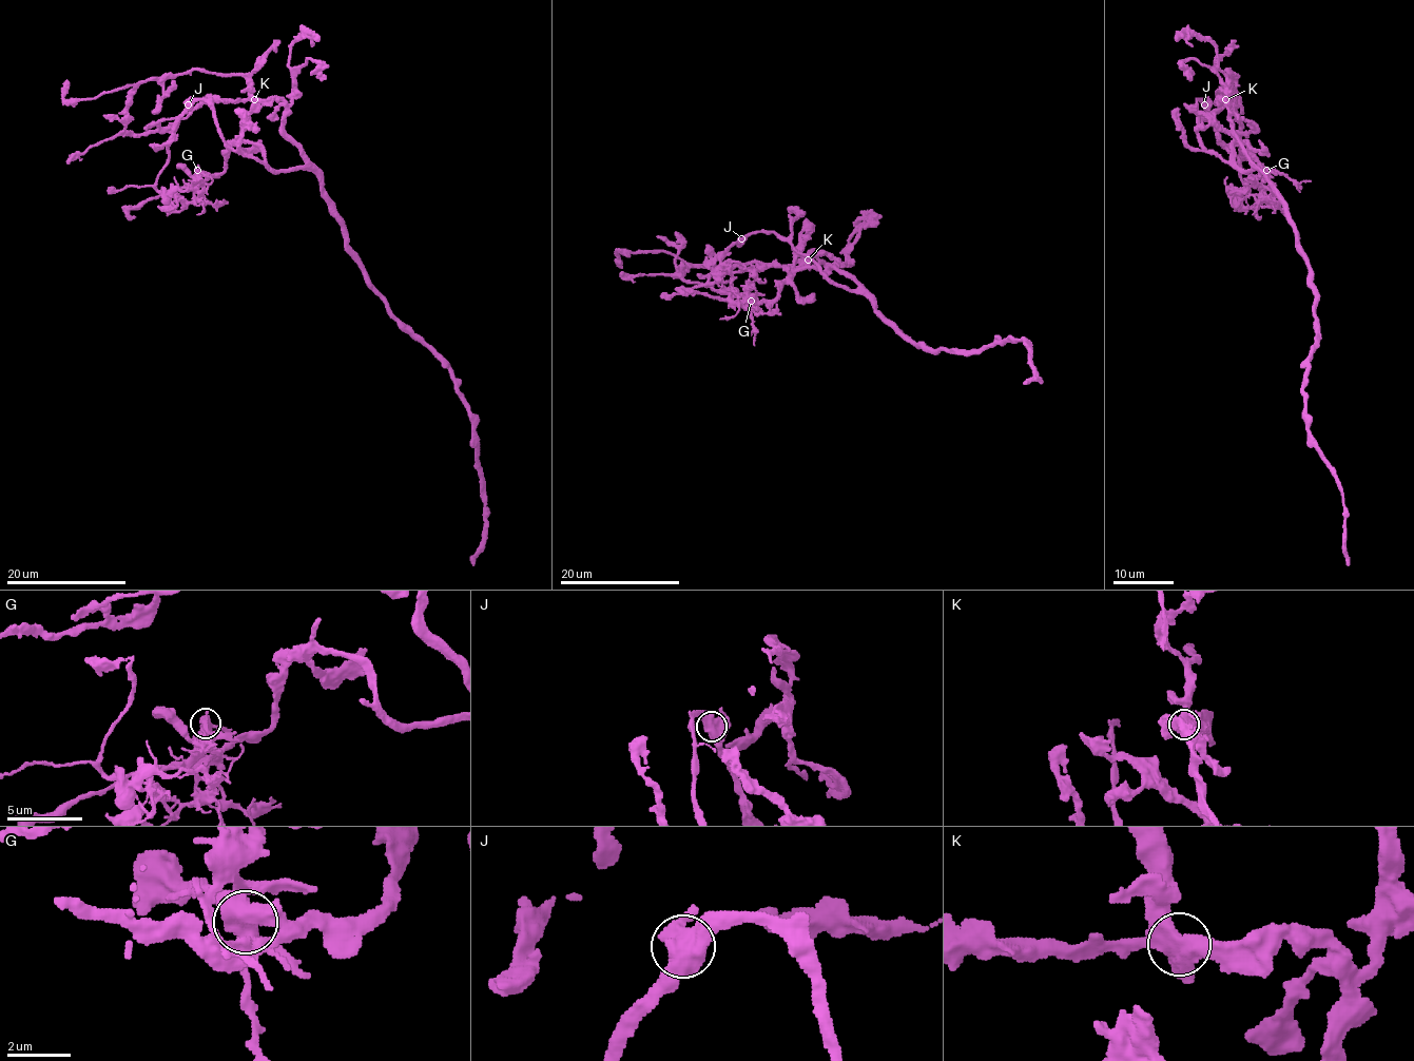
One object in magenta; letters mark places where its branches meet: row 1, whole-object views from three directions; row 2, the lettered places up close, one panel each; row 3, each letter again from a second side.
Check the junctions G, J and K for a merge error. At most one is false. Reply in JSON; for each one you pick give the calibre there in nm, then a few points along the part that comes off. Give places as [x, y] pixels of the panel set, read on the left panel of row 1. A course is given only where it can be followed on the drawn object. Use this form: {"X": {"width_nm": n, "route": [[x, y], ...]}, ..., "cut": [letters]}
{"G": {"width_nm": 550, "route": [[197, 170], [191, 190], [193, 200], [185, 205], [177, 194], [176, 205], [176, 190], [204, 191], [212, 178]]}, "cut": ["G"]}

